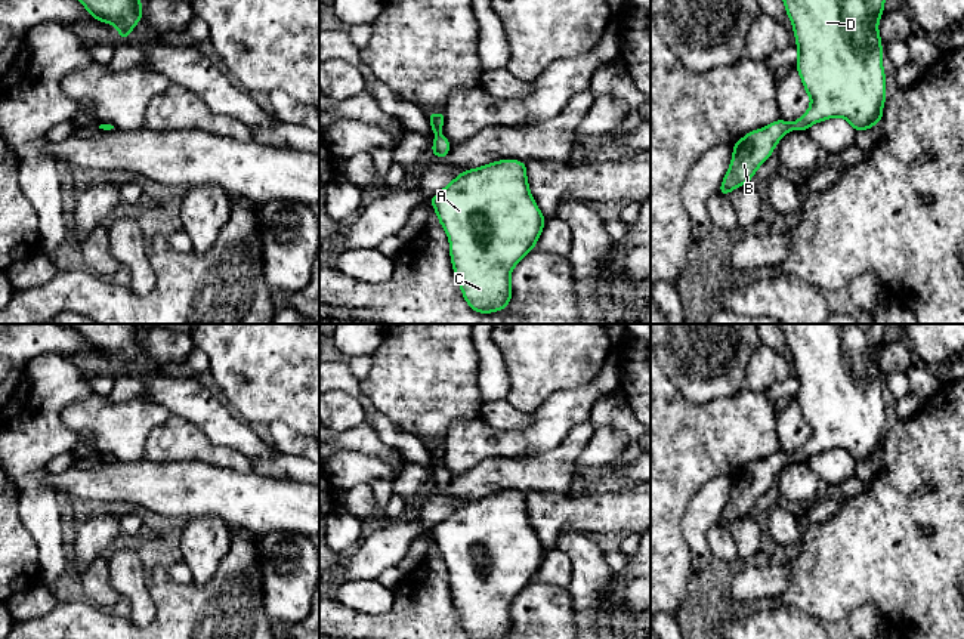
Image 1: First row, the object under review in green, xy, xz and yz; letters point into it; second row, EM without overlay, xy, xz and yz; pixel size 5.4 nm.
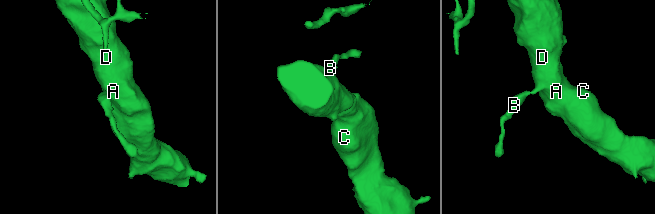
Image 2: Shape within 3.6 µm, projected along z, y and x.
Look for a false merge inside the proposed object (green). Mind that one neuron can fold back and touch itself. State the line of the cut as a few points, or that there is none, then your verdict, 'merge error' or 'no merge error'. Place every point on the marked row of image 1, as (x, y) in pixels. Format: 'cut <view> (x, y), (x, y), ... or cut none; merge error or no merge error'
cut none; no merge error

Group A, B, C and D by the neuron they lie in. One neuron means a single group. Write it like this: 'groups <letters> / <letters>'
groups A B C D

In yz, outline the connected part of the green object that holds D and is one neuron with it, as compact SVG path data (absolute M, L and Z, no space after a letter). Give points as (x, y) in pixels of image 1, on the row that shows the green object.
M784 0L784 3L798 47L795 68L812 102L806 114L792 124L779 118L750 132L733 145L732 163L719 189L723 195L748 183L781 138L791 130L807 130L812 124L831 117L847 120L856 132L872 130L883 118L887 96L878 21L884 13L884 0Z

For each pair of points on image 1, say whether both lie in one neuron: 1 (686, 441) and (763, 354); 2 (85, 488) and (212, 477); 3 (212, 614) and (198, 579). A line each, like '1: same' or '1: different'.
1: different
2: same
3: different

